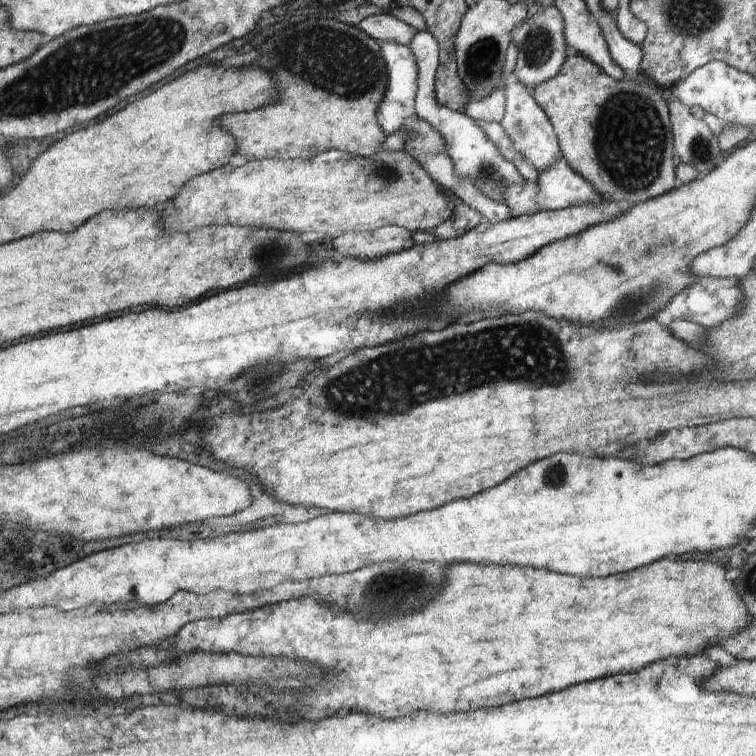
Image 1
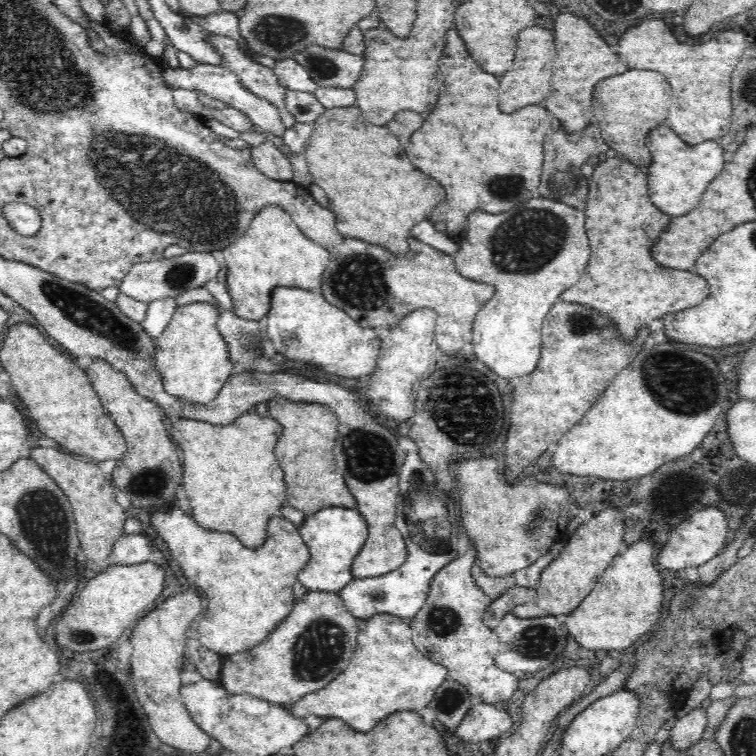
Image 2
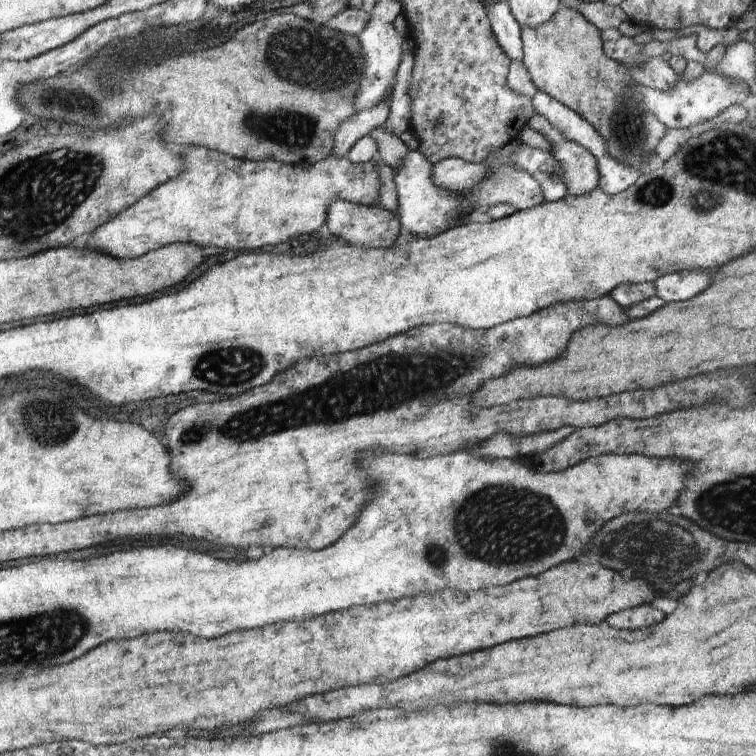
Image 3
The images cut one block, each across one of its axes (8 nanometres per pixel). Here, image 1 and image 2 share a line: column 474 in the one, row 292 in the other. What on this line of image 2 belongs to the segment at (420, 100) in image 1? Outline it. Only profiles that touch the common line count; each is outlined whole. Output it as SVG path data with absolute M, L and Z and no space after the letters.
M187 252L182 256L139 262L134 264L130 272L124 277L119 289L120 293L142 302L151 303L163 298L180 296L192 288L204 287L204 284L216 278L220 267L214 256L206 252Z

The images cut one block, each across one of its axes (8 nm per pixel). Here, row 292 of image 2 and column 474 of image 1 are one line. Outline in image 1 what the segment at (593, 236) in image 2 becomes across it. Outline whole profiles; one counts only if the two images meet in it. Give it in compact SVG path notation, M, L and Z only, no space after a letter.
M668 558L658 560L654 564L648 564L644 568L638 568L634 572L624 572L616 576L606 576L606 578L578 578L578 576L564 576L558 572L546 572L546 570L536 570L536 568L520 568L520 566L494 566L494 564L454 564L448 570L448 580L442 586L440 594L432 598L424 610L410 614L410 616L400 616L392 620L384 620L384 624L376 624L372 620L356 620L352 614L336 616L331 609L326 610L321 601L315 601L313 598L302 598L302 600L288 600L276 606L266 606L256 612L246 612L246 614L232 614L228 618L220 620L200 620L186 624L184 628L178 631L178 636L172 640L172 650L174 652L194 652L204 651L207 653L227 653L235 652L252 654L252 657L286 657L289 659L296 658L302 661L308 661L310 664L316 663L321 669L327 672L324 679L318 679L314 682L312 690L304 688L301 698L292 704L298 708L298 712L306 718L323 719L342 711L362 711L368 716L379 716L381 719L393 719L399 716L406 716L414 710L424 710L426 712L448 714L453 712L468 712L484 708L484 706L498 706L506 702L516 702L524 698L534 698L542 696L548 692L556 692L562 688L568 688L578 682L586 680L596 680L604 676L616 675L618 672L632 672L637 668L642 668L646 664L656 664L656 660L668 658L668 656L692 656L700 654L704 650L709 650L714 645L718 645L725 637L734 636L741 629L748 626L748 616L744 602L740 602L740 595L734 588L734 583L726 579L726 571L721 562L712 564L712 562L684 562L684 564L674 564Z

